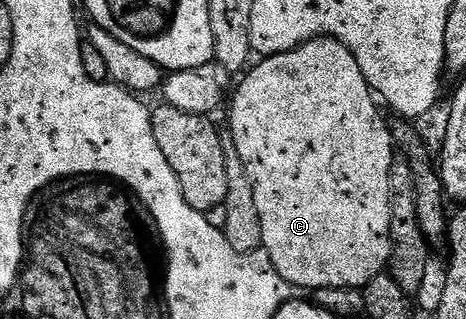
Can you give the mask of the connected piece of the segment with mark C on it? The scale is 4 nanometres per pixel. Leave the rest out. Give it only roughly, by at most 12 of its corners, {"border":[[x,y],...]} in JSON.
{"border":[[353,51],[230,98],[262,252],[296,290],[391,264],[397,150]]}

